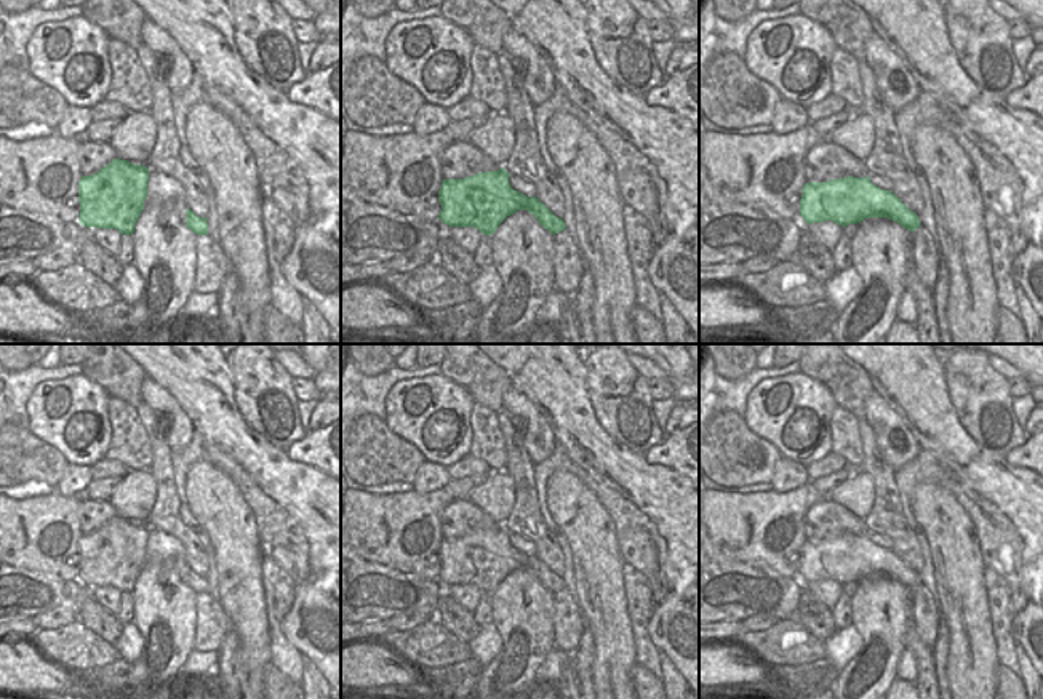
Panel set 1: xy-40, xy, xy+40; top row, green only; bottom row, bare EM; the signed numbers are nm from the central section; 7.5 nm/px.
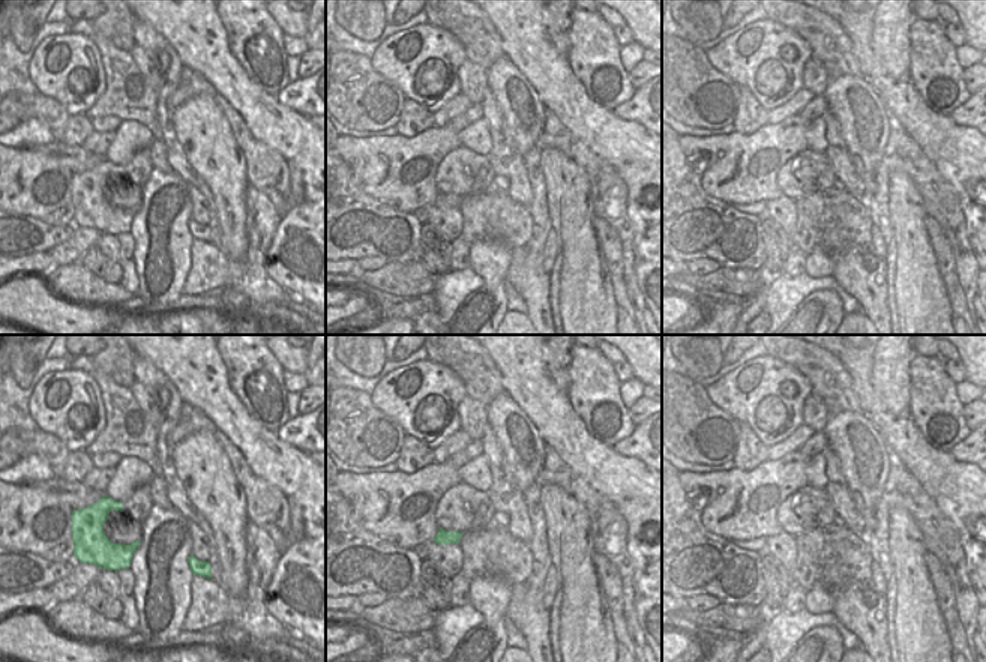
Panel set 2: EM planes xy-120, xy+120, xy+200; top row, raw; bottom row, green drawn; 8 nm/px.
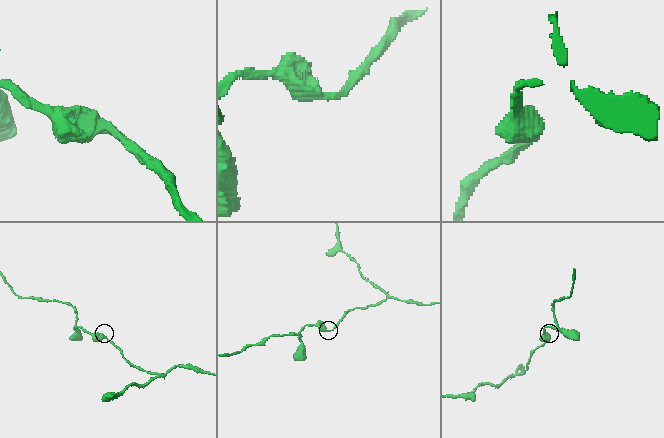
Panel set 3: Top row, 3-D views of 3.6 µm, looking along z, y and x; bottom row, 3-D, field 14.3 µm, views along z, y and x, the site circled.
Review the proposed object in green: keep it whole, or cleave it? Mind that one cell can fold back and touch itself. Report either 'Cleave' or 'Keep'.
Keep

